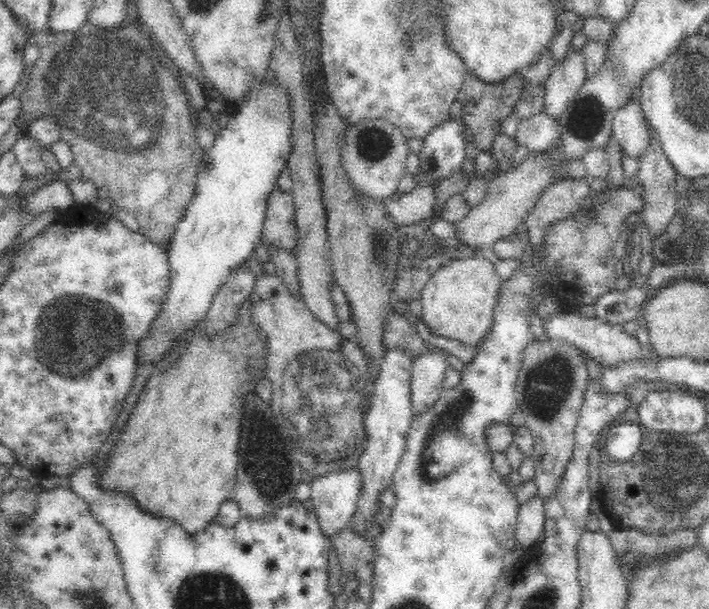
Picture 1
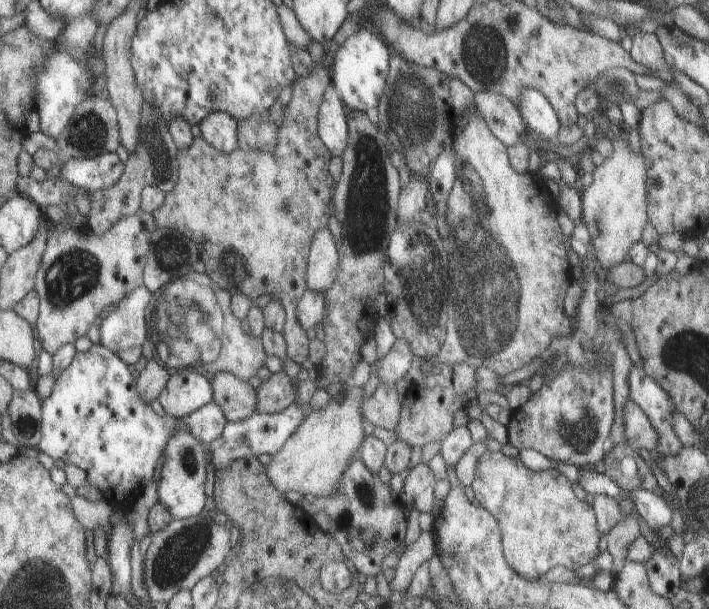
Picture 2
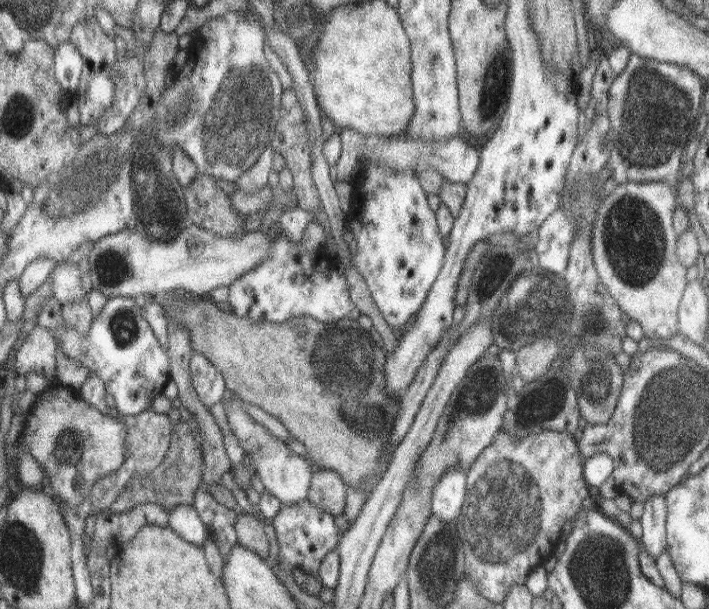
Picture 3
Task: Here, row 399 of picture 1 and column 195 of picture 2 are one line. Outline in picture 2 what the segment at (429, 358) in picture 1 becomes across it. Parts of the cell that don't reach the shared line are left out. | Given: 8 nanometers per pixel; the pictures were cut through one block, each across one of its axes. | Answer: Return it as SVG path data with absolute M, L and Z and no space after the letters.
M97 344L87 352L79 352L75 362L57 376L57 384L51 392L51 396L45 400L45 420L43 420L43 442L39 444L39 450L51 456L53 460L63 460L67 466L81 466L89 472L89 482L95 484L115 484L115 496L131 496L139 486L145 486L153 482L153 470L157 458L163 454L163 446L169 444L169 440L179 434L179 430L189 430L197 440L201 440L205 446L209 446L213 440L217 440L223 434L223 428L227 424L225 412L217 406L217 402L209 402L207 406L195 410L193 414L185 418L175 416L159 416L155 414L149 404L145 404L135 392L135 376L131 374L127 362L117 356L109 346Z

